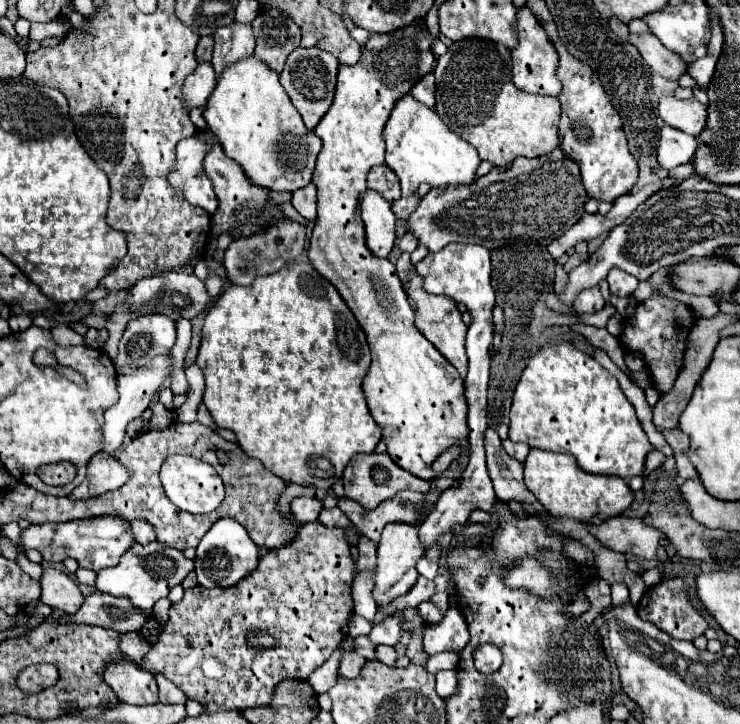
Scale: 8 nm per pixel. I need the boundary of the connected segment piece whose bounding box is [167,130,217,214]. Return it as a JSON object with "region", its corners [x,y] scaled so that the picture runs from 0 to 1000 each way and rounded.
{"region":[[[277,180],[277,191],[261,188],[255,193],[245,193],[239,199],[236,235],[226,240],[226,251],[239,262],[245,262],[258,285],[269,285],[282,296],[293,290],[293,273],[285,249],[274,235],[274,221],[288,202],[291,188],[282,180]]]}

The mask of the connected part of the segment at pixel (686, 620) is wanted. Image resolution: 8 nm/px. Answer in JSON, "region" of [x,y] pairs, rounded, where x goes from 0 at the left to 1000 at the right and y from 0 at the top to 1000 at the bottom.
{"region":[[[907,798],[907,801],[893,801],[888,809],[877,812],[872,818],[872,823],[866,826],[861,845],[869,856],[882,859],[888,867],[893,867],[896,873],[901,873],[904,878],[915,881],[915,884],[939,884],[942,878],[947,878],[958,862],[955,856],[934,837],[934,831],[928,829],[926,820],[926,804],[920,798]]]}

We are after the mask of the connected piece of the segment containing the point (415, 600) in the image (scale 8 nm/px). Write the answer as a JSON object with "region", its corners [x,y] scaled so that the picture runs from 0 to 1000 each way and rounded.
{"region":[[[566,796],[564,804],[561,804],[561,809],[558,809],[558,815],[555,815],[550,823],[536,826],[536,831],[531,831],[528,837],[523,837],[520,843],[515,843],[504,859],[512,859],[512,856],[518,856],[520,851],[528,851],[531,845],[539,845],[539,843],[545,843],[545,840],[550,840],[550,837],[558,837],[558,840],[561,840],[566,831],[580,829],[585,820],[588,820],[588,804],[585,804],[585,801],[577,801],[577,798],[572,798],[572,796]]]}

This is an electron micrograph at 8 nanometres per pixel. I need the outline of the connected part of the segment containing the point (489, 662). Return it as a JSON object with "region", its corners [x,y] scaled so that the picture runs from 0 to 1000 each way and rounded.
{"region":[[[664,890],[647,892],[639,906],[642,906],[642,920],[645,920],[645,925],[653,928],[653,931],[669,928],[669,925],[677,920],[677,912],[680,912],[677,898],[674,898],[672,892],[664,892]]]}

